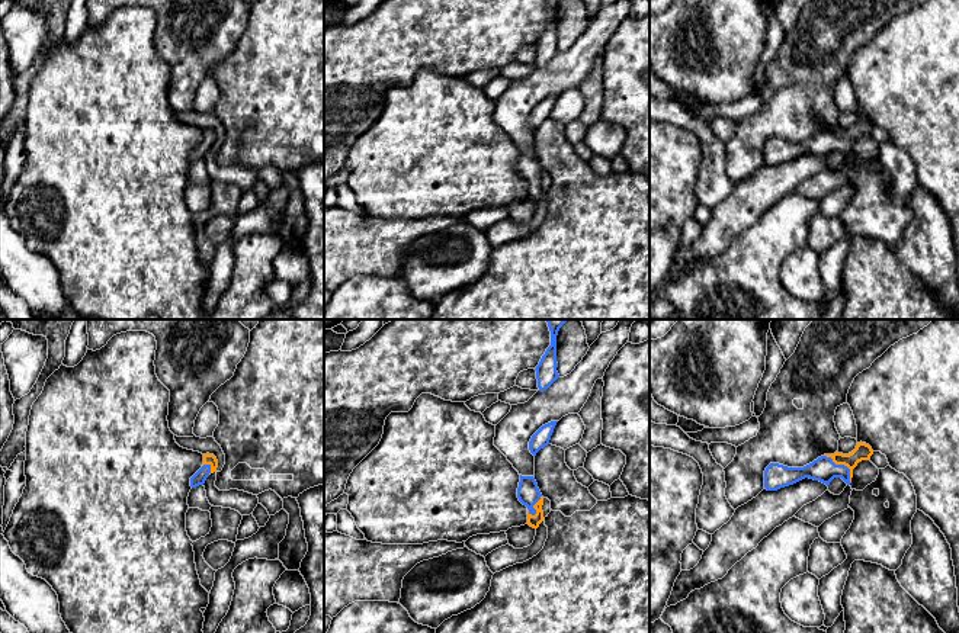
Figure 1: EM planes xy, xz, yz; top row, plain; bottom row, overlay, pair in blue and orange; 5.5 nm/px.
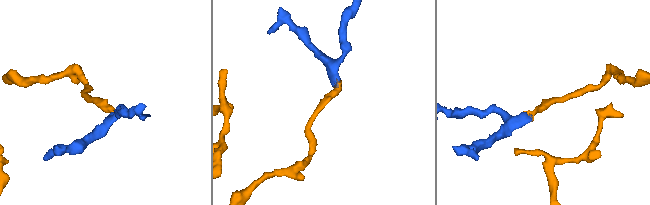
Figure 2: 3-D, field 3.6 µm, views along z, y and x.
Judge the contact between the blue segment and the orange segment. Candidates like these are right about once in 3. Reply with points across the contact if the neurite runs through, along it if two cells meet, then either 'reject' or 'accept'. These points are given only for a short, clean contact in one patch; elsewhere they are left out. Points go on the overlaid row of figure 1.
way yz (823, 469), (843, 465), (862, 452); accept

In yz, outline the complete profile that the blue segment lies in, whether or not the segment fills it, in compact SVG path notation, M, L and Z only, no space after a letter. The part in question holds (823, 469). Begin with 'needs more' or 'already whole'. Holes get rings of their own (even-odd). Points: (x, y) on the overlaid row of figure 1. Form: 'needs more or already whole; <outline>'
needs more; M860 441L849 454L838 452L834 454L824 454L804 467L788 467L779 463L770 463L764 470L764 488L767 491L777 491L805 478L820 481L827 486L834 478L841 478L850 485L853 469L859 462L869 460L872 454L872 447Z

